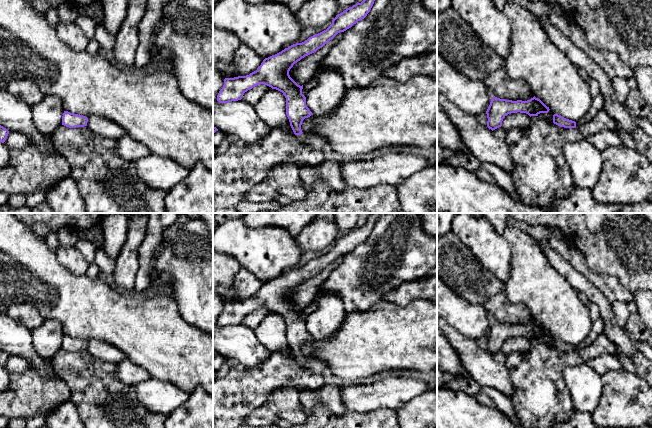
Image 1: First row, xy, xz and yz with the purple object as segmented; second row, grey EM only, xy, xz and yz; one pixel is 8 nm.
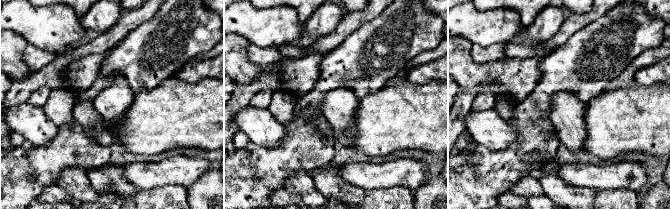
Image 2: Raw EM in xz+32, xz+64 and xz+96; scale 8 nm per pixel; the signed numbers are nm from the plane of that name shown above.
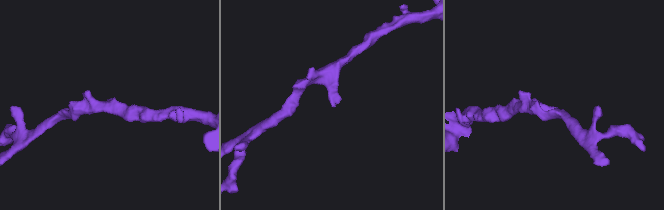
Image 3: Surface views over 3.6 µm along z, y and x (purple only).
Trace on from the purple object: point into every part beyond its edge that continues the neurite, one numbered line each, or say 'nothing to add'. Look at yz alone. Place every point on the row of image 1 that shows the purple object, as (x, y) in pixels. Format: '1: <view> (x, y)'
1: yz (597, 103)

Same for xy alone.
nothing to add

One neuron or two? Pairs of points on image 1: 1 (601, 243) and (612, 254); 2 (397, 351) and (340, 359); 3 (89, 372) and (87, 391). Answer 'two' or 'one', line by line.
1: one
2: one
3: one

